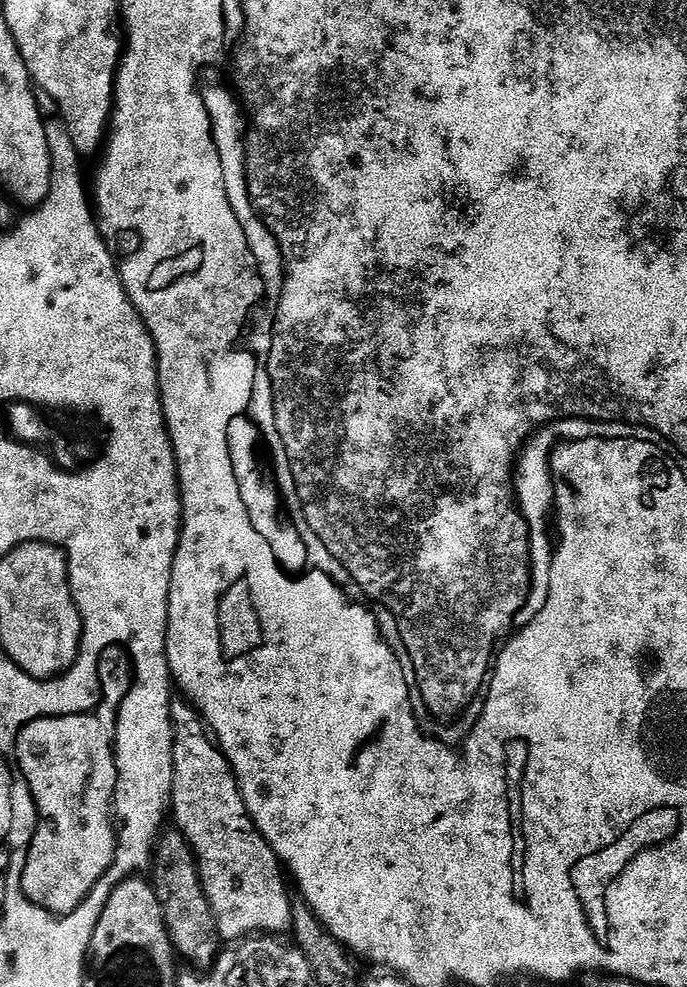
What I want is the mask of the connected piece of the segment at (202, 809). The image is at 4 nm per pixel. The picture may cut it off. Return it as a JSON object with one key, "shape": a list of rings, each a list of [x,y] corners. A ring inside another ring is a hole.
{"shape":[[[183,698],[172,701],[172,754],[174,782],[170,797],[170,816],[171,819],[172,816],[176,819],[175,831],[182,833],[192,847],[196,867],[200,870],[200,881],[212,907],[221,941],[239,942],[253,934],[287,933],[292,926],[293,901],[288,900],[282,865],[266,838],[256,828],[252,815],[246,810],[246,802],[242,798],[230,762],[210,735],[200,713]]]}

